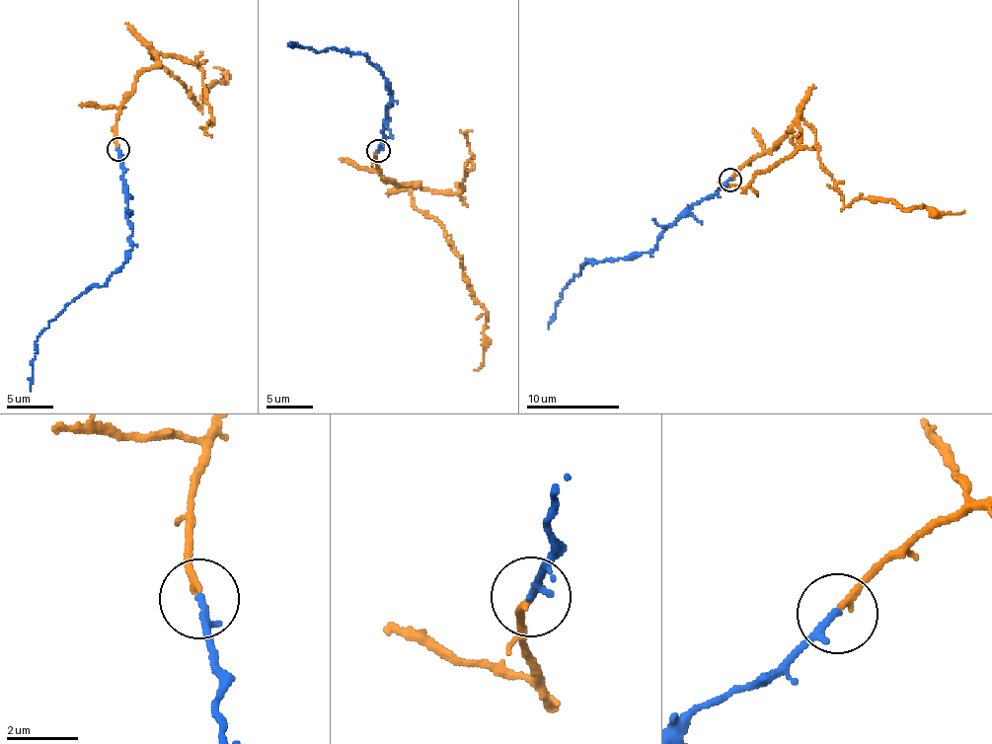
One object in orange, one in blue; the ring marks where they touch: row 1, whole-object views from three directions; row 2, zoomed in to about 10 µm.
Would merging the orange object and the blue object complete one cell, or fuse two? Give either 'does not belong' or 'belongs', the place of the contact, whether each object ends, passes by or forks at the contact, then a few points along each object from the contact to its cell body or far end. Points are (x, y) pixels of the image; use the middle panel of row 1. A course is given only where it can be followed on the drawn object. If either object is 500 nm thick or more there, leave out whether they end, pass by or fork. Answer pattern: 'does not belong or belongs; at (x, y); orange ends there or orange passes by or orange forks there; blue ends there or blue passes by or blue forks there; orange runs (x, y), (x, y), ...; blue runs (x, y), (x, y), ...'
belongs; at (378, 151); orange ends there; blue ends there; orange runs (378, 149), (378, 175), (416, 186), (411, 200), (443, 230), (462, 279), (486, 312), (483, 363), (474, 370); blue runs (378, 150), (383, 140), (383, 123), (393, 99), (390, 84), (381, 70), (362, 54), (290, 45)

